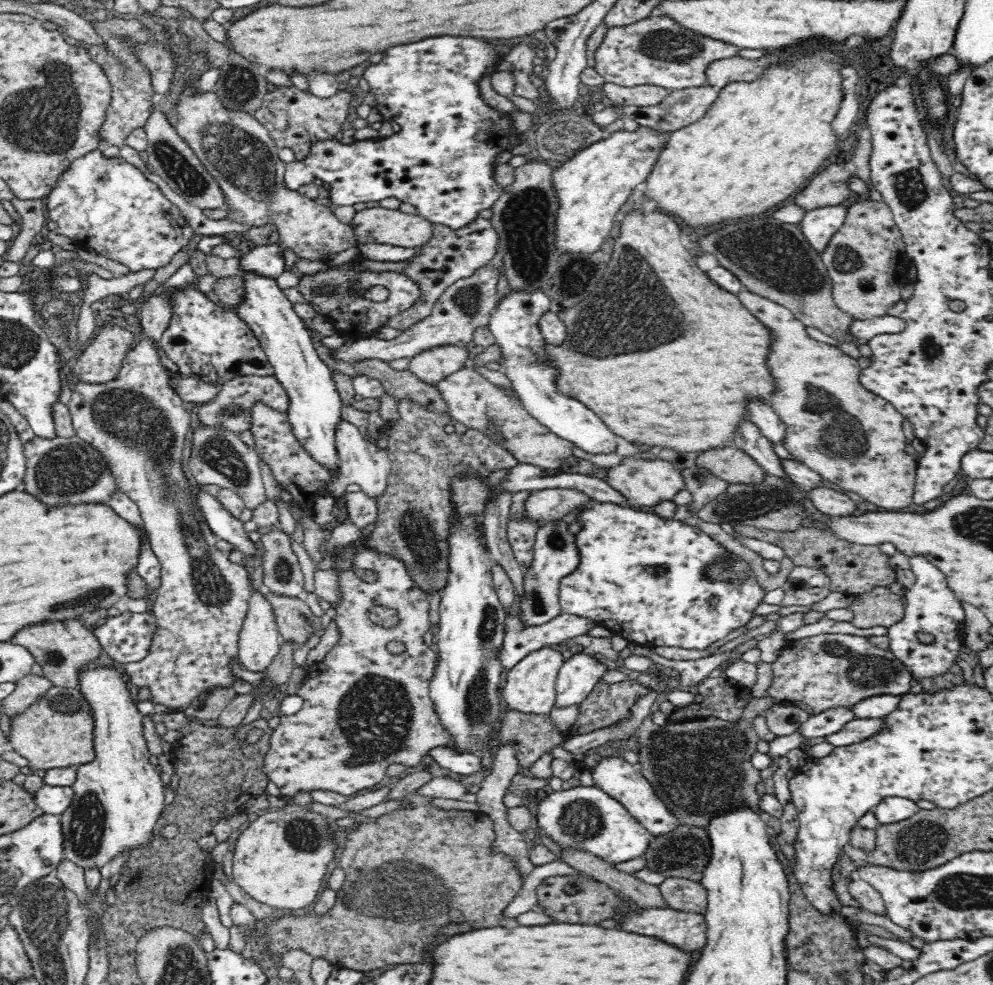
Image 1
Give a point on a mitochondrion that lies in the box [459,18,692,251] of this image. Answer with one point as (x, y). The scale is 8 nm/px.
(564, 141)

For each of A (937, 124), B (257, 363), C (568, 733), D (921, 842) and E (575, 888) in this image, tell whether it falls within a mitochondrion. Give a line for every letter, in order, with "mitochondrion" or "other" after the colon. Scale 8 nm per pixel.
A: other
B: other
C: other
D: mitochondrion
E: mitochondrion

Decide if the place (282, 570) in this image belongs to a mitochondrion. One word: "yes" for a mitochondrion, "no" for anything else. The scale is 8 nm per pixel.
yes

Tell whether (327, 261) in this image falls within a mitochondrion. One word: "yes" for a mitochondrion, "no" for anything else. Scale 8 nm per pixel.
no

